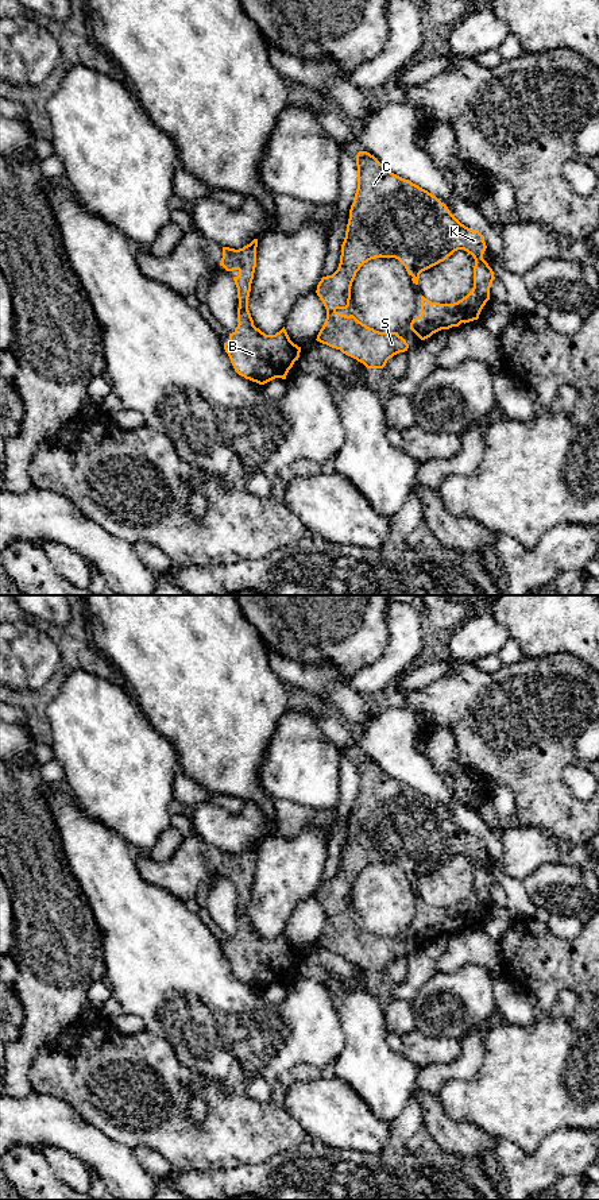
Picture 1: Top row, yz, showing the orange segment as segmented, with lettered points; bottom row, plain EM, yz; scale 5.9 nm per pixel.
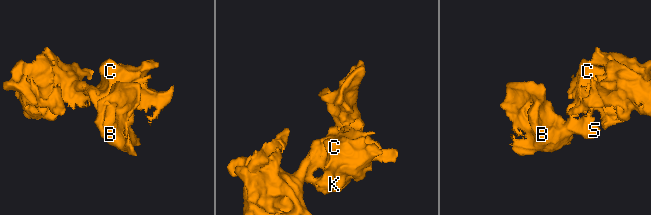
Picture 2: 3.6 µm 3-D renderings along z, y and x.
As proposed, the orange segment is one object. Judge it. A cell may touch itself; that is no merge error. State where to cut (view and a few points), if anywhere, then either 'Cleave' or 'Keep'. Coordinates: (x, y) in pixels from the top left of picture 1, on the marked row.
No split. Keep

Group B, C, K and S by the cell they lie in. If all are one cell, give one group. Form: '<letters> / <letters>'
B C K S

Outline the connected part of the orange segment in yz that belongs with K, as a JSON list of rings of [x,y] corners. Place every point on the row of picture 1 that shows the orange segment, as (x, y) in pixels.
[[[367,151],[358,153],[356,166],[358,189],[349,209],[340,263],[332,275],[321,278],[316,290],[326,309],[325,323],[316,340],[340,350],[367,369],[383,369],[390,358],[407,351],[406,340],[398,332],[379,332],[359,321],[353,315],[345,316],[337,312],[349,306],[352,282],[364,263],[375,258],[395,258],[413,277],[413,283],[418,285],[422,271],[444,262],[455,251],[464,250],[474,256],[474,288],[465,297],[453,304],[440,304],[421,296],[421,316],[410,323],[410,329],[421,340],[441,329],[478,320],[490,300],[490,288],[495,277],[483,259],[487,248],[483,235],[461,224],[436,196],[391,173]]]

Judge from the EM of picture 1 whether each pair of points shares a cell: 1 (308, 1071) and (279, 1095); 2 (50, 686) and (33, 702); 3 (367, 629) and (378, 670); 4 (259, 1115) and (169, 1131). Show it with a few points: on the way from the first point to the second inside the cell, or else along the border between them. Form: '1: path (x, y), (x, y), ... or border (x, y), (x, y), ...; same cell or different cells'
1: path (300, 1072), (293, 1075), (282, 1087); same cell
2: path (46, 690), (37, 699); same cell
3: border (387, 632), (383, 653), (362, 667), (350, 679); different cells
4: path (236, 1135), (192, 1137); same cell

